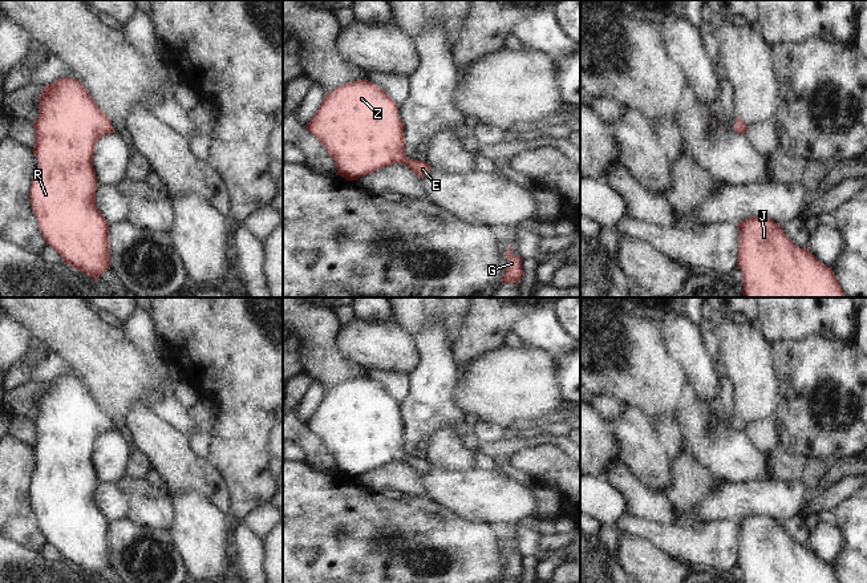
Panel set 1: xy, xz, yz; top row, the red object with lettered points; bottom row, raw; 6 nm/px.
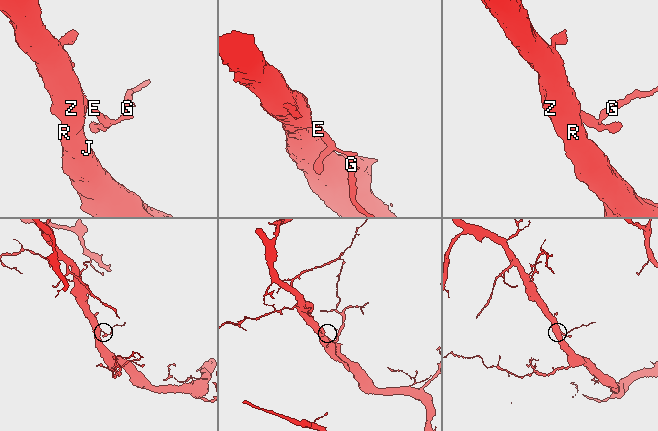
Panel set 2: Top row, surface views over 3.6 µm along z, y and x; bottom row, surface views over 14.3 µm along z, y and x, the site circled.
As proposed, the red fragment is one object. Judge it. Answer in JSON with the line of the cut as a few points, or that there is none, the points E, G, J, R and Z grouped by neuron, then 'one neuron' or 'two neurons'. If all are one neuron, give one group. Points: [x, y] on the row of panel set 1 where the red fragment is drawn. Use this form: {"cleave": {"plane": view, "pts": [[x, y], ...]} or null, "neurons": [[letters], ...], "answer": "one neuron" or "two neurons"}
{"cleave": null, "neurons": [["E", "G", "J", "R", "Z"]], "answer": "one neuron"}

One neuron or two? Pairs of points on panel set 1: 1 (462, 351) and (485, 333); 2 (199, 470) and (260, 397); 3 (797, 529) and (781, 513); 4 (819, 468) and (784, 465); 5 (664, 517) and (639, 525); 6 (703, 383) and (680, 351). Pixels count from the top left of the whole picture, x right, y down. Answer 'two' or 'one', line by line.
1: one
2: two
3: two
4: one
5: two
6: one

